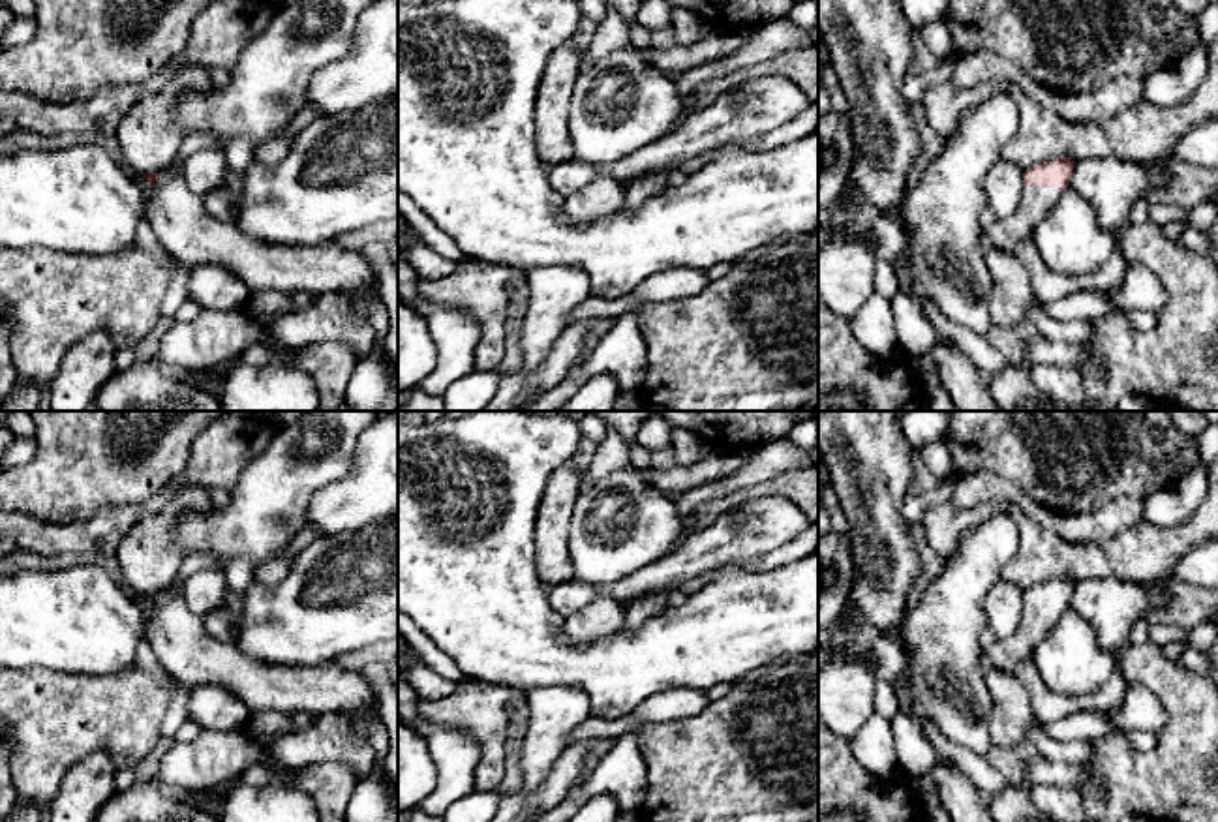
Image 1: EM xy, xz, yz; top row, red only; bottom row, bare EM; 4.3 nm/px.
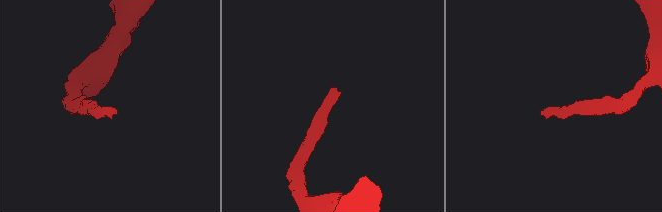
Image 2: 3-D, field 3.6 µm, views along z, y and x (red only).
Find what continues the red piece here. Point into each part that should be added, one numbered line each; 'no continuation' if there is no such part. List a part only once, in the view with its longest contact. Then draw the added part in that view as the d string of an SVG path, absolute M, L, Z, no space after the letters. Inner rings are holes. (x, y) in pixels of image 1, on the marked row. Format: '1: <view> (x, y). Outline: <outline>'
1: yz (1035, 203). Outline: M1023 176L1021 201L1017 210L1006 218L989 216L985 221L985 240L1004 251L1017 251L1023 240L1032 240L1036 225L1064 193L1060 188L1027 186Z

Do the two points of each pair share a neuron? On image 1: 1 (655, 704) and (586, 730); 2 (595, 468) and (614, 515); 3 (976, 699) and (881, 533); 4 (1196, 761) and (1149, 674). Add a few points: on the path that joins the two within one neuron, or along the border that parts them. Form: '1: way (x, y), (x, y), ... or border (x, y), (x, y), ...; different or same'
1: way (639, 715), (614, 729), (603, 729); same
2: border (631, 466), (592, 481); different
3: border (928, 573), (920, 593), (907, 610), (901, 637); different
4: way (1196, 738), (1196, 717), (1172, 693); same

